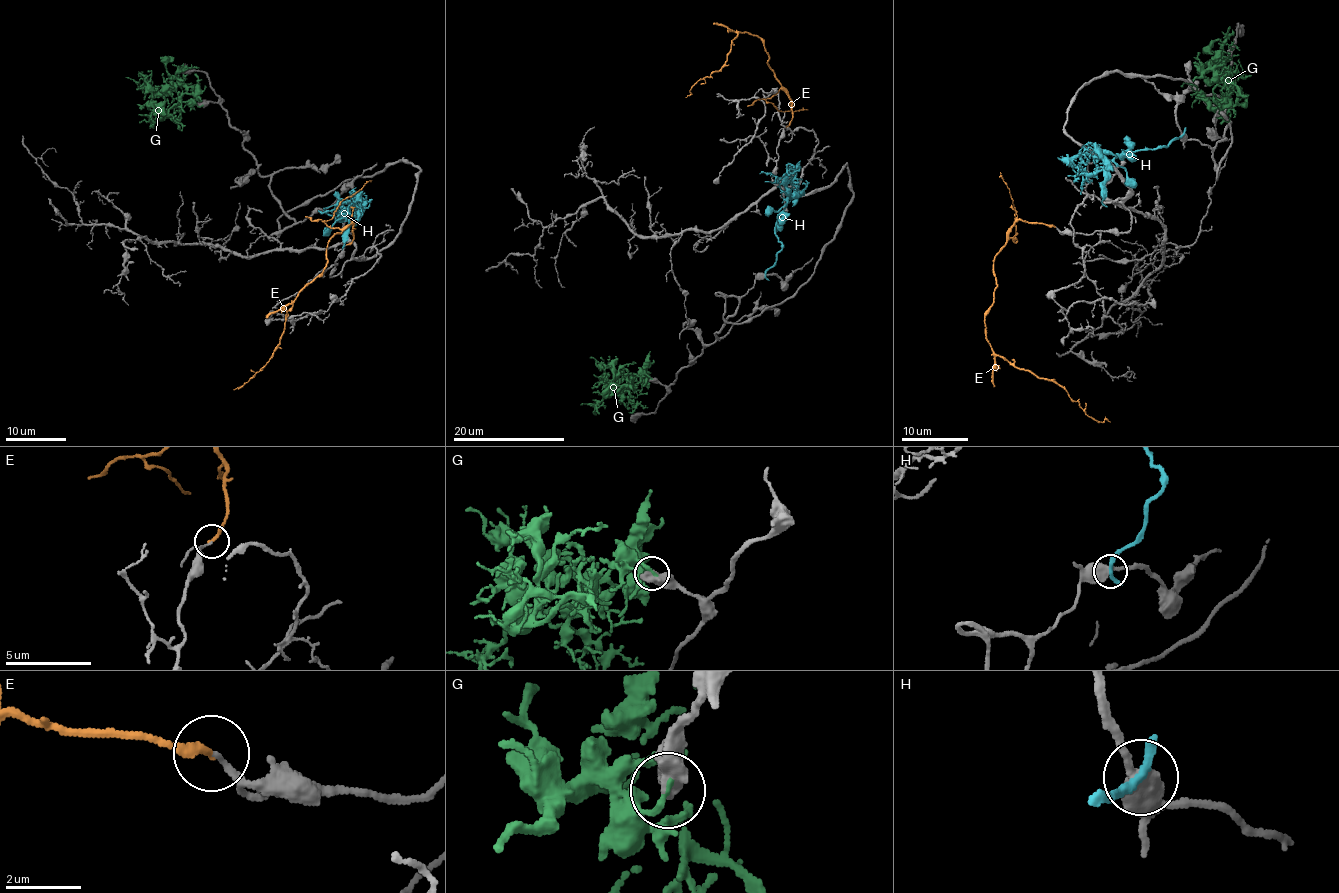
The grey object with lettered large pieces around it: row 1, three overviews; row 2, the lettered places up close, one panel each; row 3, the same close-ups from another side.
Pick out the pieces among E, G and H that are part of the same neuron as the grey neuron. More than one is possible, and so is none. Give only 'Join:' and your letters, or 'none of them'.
Join: E

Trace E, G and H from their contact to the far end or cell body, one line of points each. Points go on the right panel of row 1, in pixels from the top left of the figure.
E: (1055, 226), (1018, 220), (995, 257), (986, 339), (995, 354), (1056, 381), (1095, 420), (1110, 422)
G: (1222, 71), (1219, 74), (1210, 70), (1230, 73), (1233, 89), (1223, 81), (1231, 71), (1242, 74), (1237, 59)
H: (1183, 134), (1162, 147), (1129, 151), (1111, 159), (1088, 154), (1081, 158), (1081, 191)

